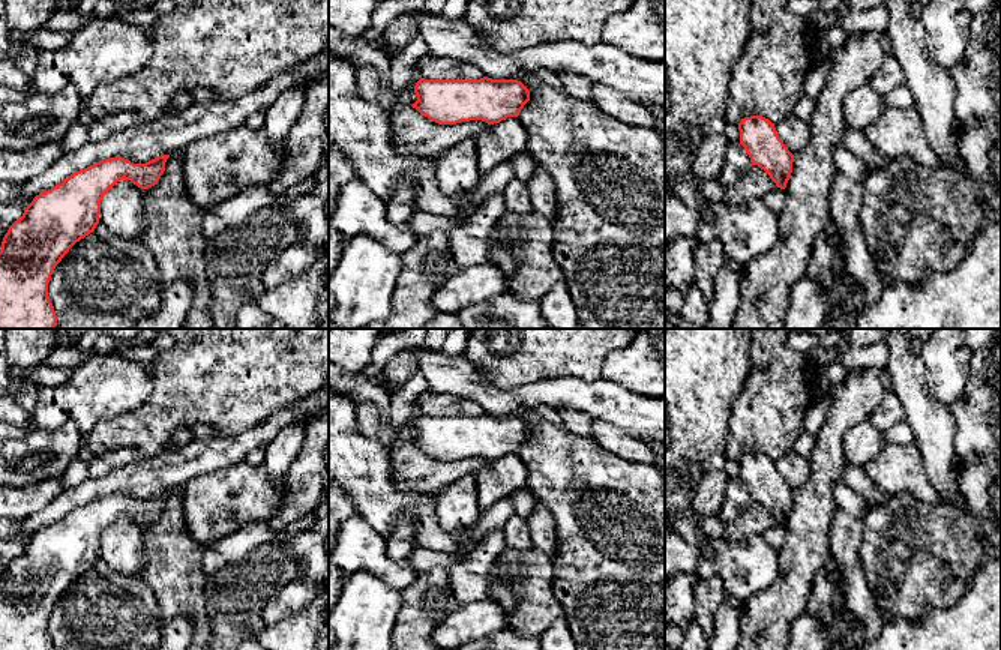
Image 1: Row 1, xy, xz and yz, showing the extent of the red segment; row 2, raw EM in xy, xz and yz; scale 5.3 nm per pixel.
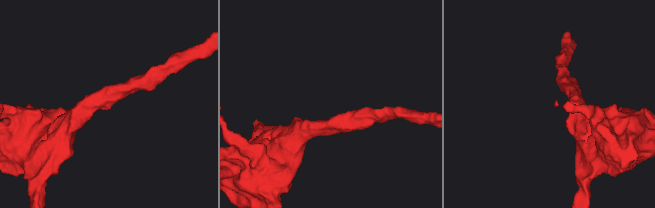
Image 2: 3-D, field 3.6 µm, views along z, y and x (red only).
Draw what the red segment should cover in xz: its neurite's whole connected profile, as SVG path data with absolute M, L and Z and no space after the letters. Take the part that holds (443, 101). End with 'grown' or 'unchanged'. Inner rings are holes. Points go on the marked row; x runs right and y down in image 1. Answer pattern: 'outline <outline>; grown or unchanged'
outline M425 80L414 86L417 101L411 105L420 114L438 125L456 125L461 122L482 120L488 125L500 123L507 117L518 117L530 101L528 89L518 80Z; unchanged

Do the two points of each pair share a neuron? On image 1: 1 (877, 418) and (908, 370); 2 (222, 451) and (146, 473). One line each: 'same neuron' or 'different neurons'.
1: different neurons
2: same neuron

